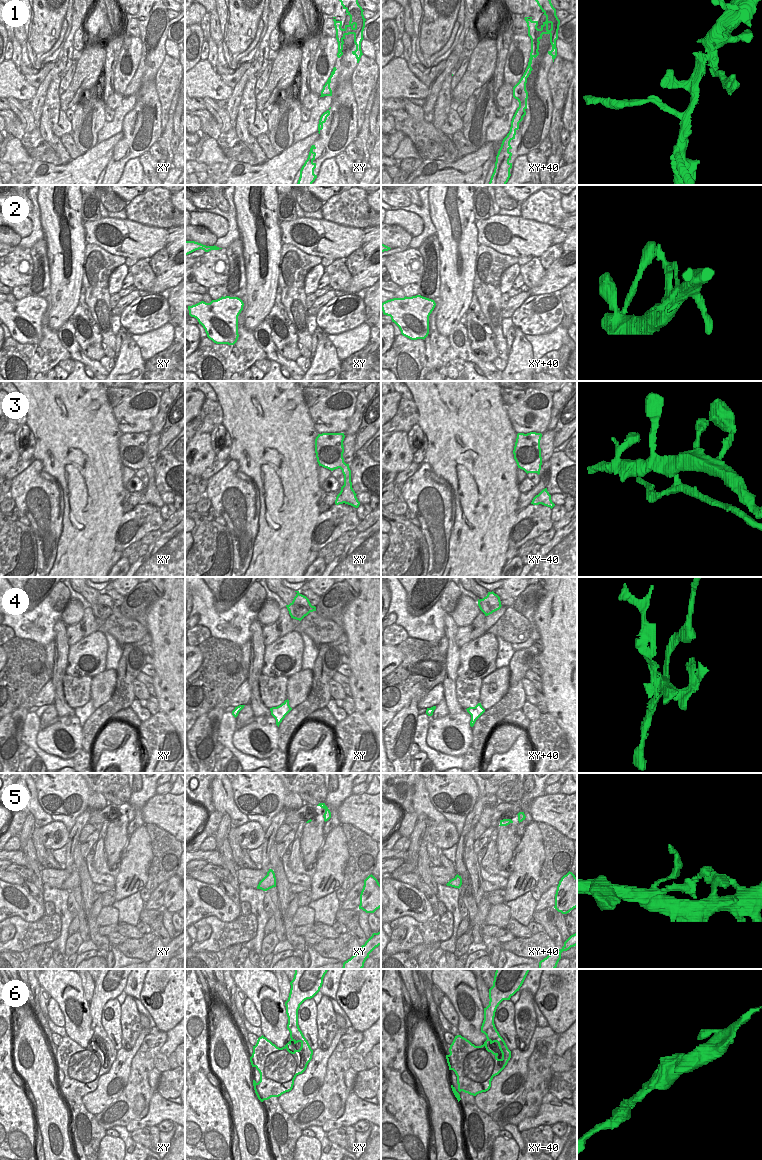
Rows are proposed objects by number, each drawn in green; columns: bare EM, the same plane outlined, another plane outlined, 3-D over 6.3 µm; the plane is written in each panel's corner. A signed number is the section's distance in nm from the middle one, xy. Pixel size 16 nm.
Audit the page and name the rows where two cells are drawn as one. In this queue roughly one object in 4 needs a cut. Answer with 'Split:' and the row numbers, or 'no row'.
Split: 1, 3, 4

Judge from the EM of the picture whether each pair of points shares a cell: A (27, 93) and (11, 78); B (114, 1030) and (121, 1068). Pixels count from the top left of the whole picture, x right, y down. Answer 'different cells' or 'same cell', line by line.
A: same cell
B: different cells

